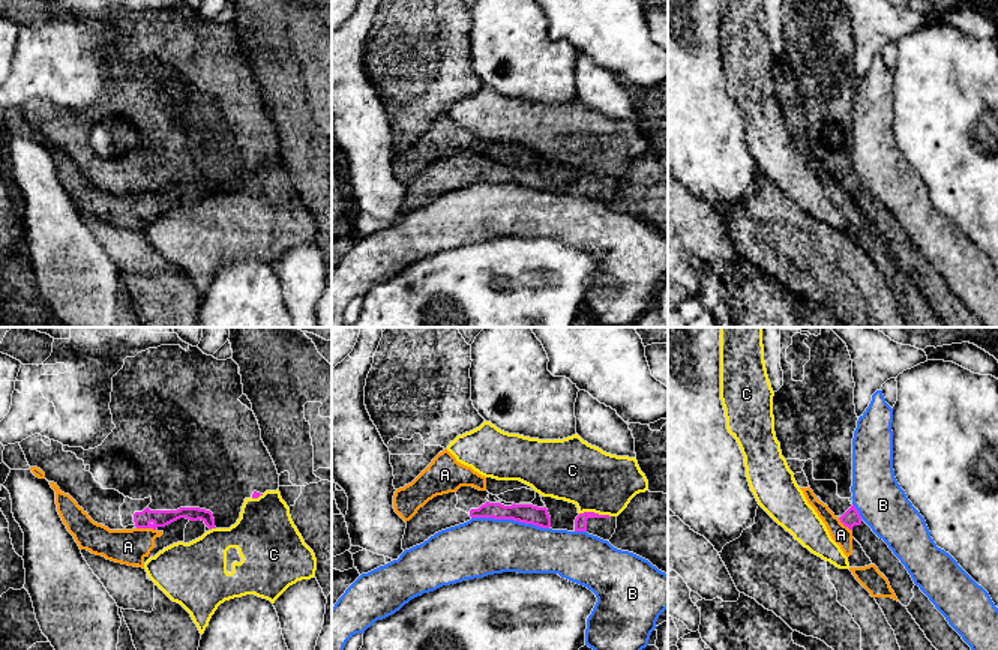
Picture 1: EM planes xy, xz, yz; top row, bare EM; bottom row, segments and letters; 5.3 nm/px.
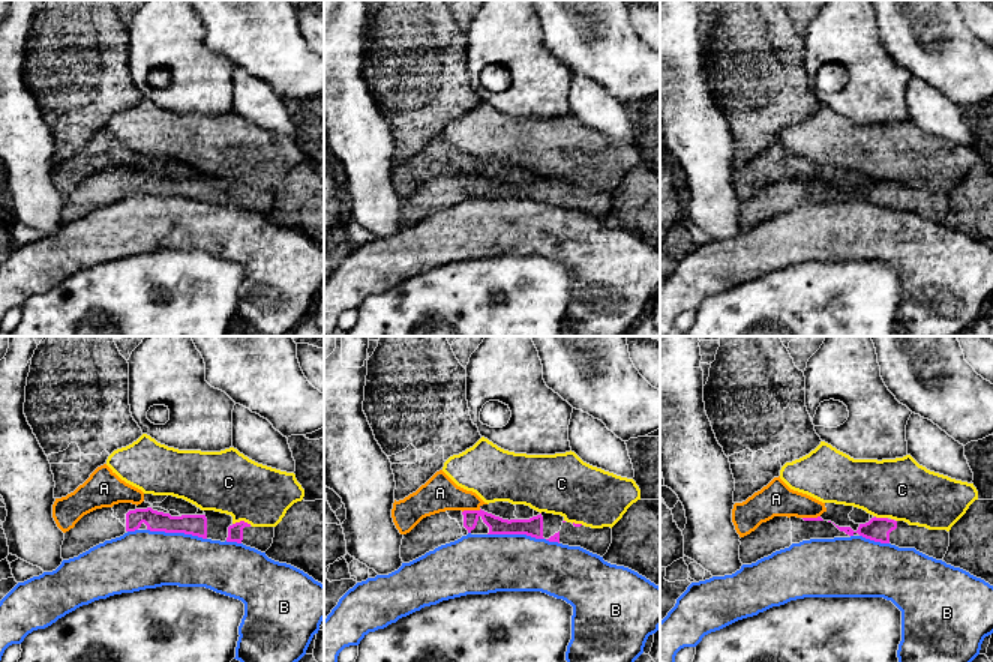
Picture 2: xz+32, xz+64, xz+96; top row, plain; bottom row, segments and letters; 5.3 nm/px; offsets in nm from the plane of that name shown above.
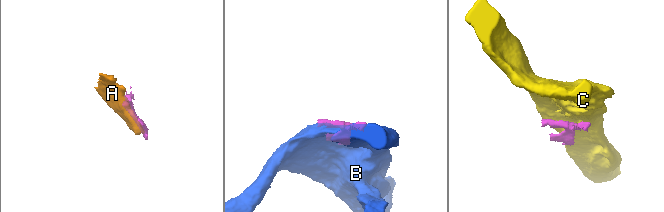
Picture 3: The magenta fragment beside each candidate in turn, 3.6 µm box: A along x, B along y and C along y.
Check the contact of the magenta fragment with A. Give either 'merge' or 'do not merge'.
do not merge

